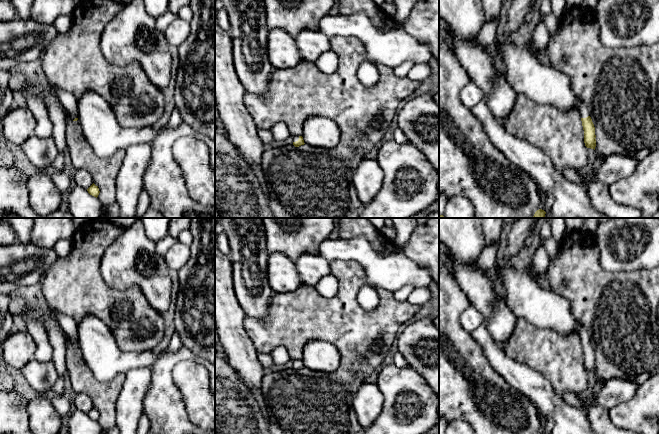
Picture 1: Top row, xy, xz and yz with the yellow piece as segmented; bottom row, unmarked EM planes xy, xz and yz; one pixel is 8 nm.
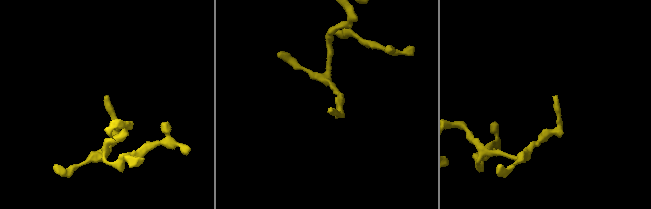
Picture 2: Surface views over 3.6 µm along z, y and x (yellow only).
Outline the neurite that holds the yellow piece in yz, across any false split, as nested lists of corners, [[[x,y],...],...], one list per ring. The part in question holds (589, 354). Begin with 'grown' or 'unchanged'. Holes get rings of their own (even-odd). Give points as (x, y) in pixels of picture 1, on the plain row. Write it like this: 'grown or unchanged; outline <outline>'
grown; outline [[[576,319],[576,330],[580,336],[580,341],[582,345],[582,350],[584,354],[584,367],[587,372],[591,372],[595,374],[596,371],[596,359],[595,359],[595,351],[590,341],[590,332],[584,326],[584,324]]]

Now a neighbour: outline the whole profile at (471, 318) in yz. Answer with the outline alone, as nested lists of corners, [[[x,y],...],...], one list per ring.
[[[470,305],[460,316],[460,324],[463,329],[472,333],[483,323],[483,316],[474,306]]]

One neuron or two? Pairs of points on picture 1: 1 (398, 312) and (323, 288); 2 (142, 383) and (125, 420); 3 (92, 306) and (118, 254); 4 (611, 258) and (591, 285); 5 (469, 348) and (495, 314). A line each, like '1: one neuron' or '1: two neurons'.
1: two neurons
2: one neuron
3: two neurons
4: two neurons
5: two neurons

